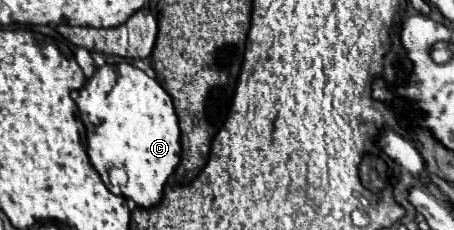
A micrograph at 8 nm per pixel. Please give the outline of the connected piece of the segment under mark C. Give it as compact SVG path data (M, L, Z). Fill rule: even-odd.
M120 62L96 68L94 76L74 92L80 120L86 126L86 154L102 176L106 188L114 194L132 198L142 208L152 208L162 198L162 188L168 176L180 162L180 128L172 98L144 70ZM110 168L122 168L128 174L124 186L112 186L108 180Z

